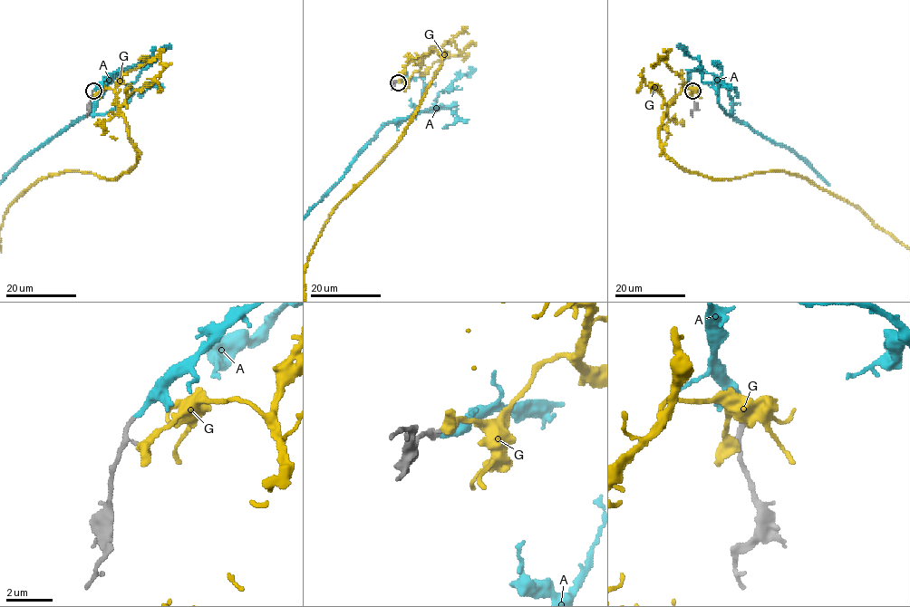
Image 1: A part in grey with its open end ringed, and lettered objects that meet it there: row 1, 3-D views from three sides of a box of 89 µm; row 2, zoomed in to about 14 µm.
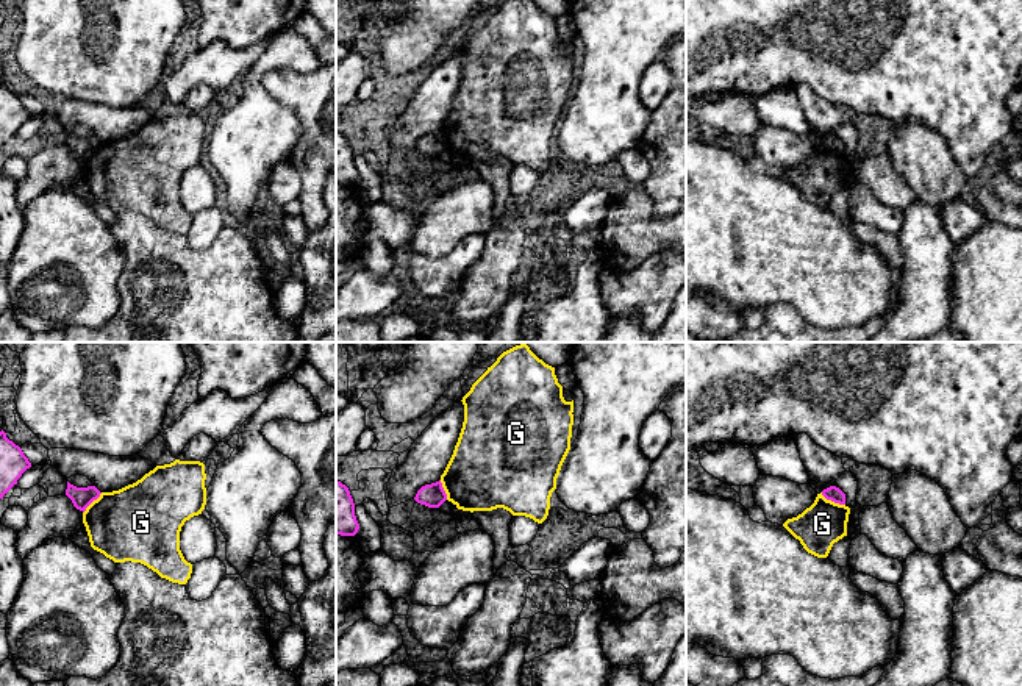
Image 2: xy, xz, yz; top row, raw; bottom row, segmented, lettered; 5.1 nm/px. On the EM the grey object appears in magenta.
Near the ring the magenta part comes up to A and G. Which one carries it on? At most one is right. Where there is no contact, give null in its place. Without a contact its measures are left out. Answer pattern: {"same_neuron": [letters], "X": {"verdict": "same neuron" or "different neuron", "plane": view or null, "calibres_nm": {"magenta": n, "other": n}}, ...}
{"same_neuron": ["A"], "A": {"verdict": "same neuron", "plane": null}, "G": {"verdict": "different neuron", "plane": "yz", "calibres_nm": {"magenta": 80, "other": 220}}}

